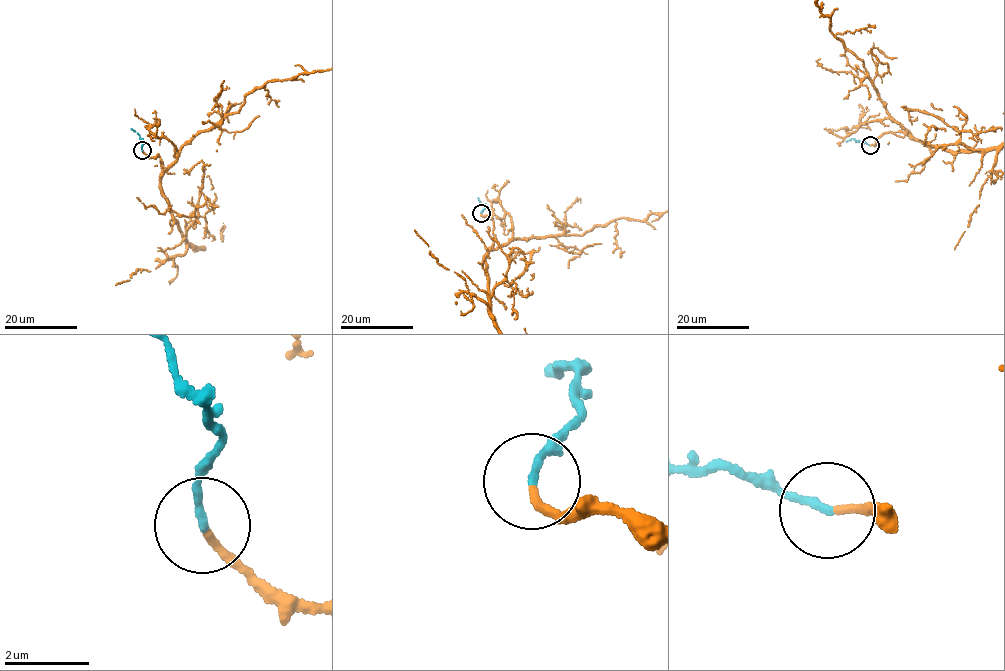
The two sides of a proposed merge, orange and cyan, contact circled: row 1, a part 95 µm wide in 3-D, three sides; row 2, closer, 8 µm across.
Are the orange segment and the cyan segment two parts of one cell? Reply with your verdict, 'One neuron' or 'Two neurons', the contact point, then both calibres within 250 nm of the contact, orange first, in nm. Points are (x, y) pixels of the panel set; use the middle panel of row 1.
One neuron. Place: (481, 213). Thickness 160 nm (orange) against 170 nm

